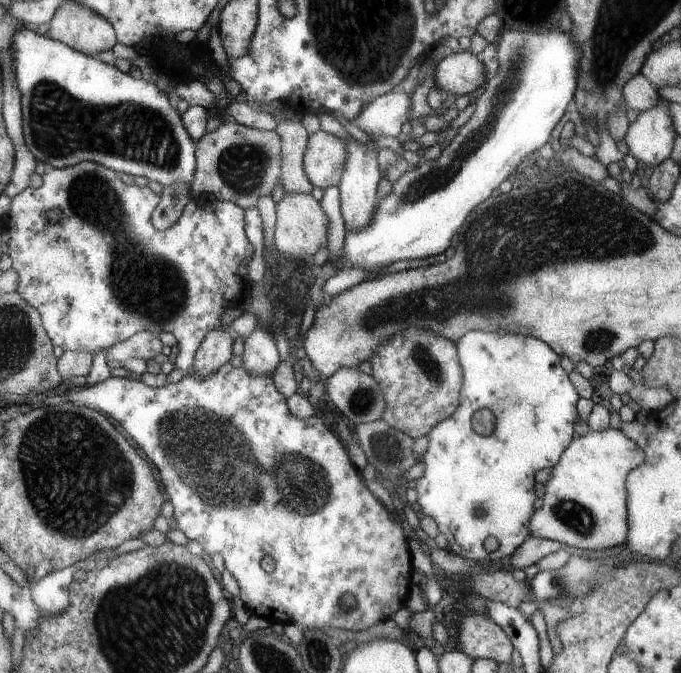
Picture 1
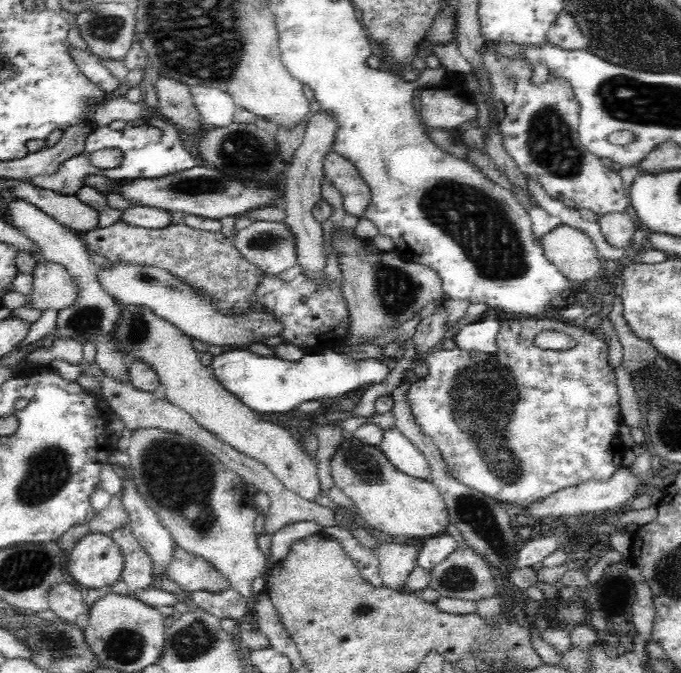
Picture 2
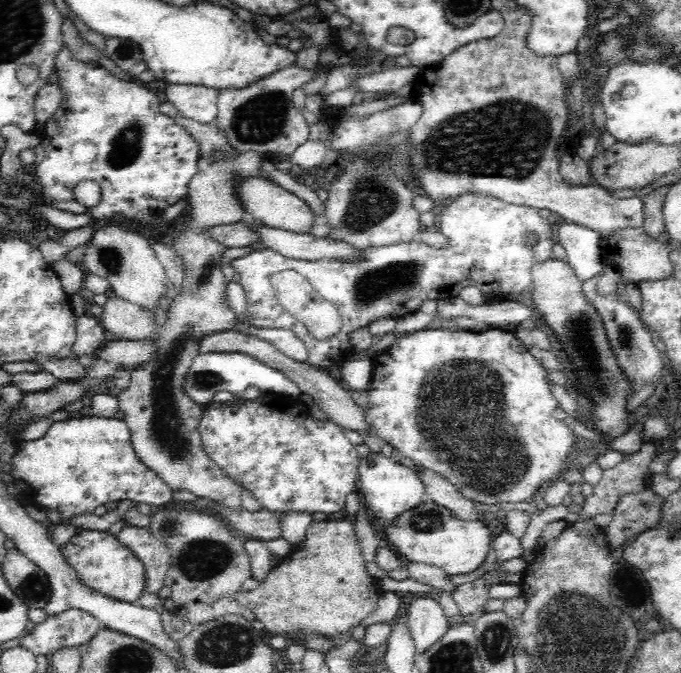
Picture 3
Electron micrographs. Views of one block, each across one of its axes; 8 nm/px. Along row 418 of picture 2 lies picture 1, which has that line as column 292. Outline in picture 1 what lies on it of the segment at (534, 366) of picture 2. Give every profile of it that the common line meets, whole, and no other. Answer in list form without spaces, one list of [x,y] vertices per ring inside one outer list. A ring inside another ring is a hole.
[[[229,363],[222,364],[217,371],[206,376],[204,379],[187,372],[175,383],[165,383],[160,387],[150,387],[141,381],[123,377],[109,377],[102,383],[92,386],[81,386],[69,389],[54,399],[45,398],[41,405],[47,402],[69,402],[91,407],[111,416],[127,434],[131,436],[136,446],[149,458],[151,464],[156,466],[156,474],[159,475],[160,483],[163,484],[163,492],[167,493],[168,501],[173,507],[173,520],[179,529],[188,538],[196,540],[207,554],[220,554],[224,562],[225,570],[228,570],[237,581],[239,598],[245,602],[251,610],[251,614],[267,618],[271,623],[297,623],[299,626],[308,626],[312,629],[339,628],[339,630],[365,630],[379,621],[389,618],[396,610],[405,606],[405,599],[411,582],[411,554],[407,550],[407,542],[403,540],[403,532],[389,520],[389,514],[381,502],[365,488],[361,482],[357,470],[349,462],[343,444],[337,440],[337,436],[325,428],[325,424],[313,416],[299,420],[287,410],[285,414],[285,398],[279,394],[269,377],[252,377],[243,367],[233,368]],[[341,594],[353,594],[355,607],[347,612],[335,610],[339,606]]]

